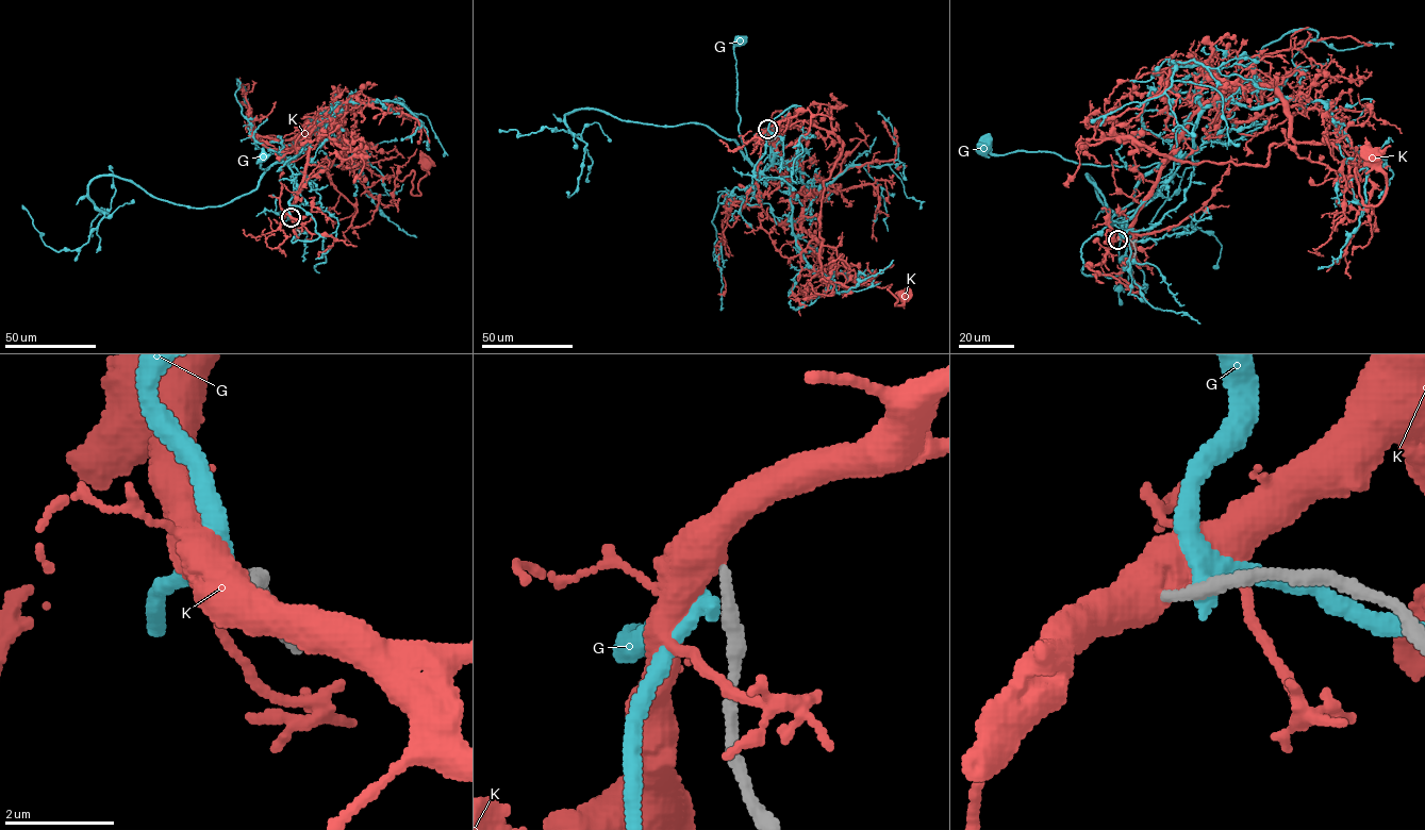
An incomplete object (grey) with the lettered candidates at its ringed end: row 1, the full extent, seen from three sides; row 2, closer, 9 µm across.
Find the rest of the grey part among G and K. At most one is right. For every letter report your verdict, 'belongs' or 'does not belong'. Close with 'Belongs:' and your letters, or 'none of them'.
G: does not belong
K: does not belong
Belongs: none of them

